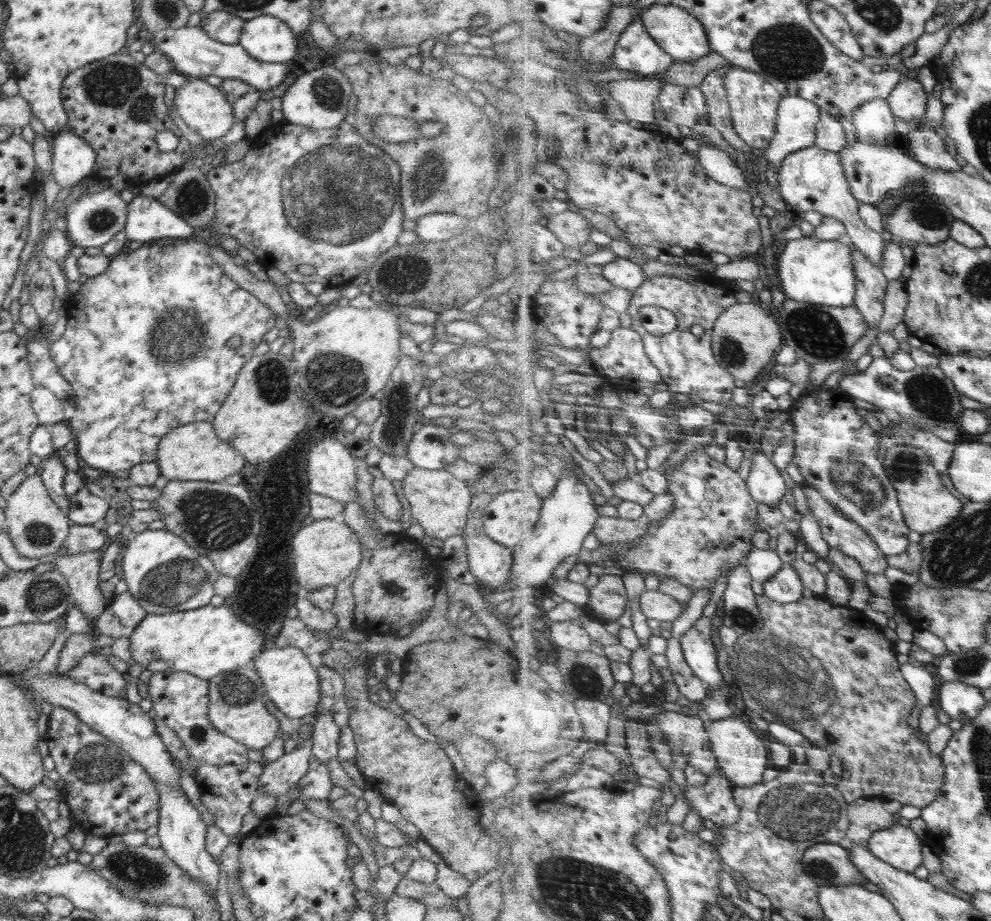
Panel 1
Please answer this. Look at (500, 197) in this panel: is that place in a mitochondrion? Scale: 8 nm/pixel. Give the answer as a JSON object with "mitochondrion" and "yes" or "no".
{"mitochondrion":"no"}

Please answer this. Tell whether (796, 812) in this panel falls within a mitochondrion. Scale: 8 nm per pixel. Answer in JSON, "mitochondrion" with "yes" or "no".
{"mitochondrion":"yes"}

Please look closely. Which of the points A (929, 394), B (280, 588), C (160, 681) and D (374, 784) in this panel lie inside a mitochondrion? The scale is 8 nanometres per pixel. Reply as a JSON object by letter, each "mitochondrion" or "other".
{"A":"mitochondrion","B":"mitochondrion","C":"other","D":"other"}

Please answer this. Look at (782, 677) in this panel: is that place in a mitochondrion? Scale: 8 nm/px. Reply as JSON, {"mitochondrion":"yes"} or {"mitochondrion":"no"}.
{"mitochondrion":"yes"}

